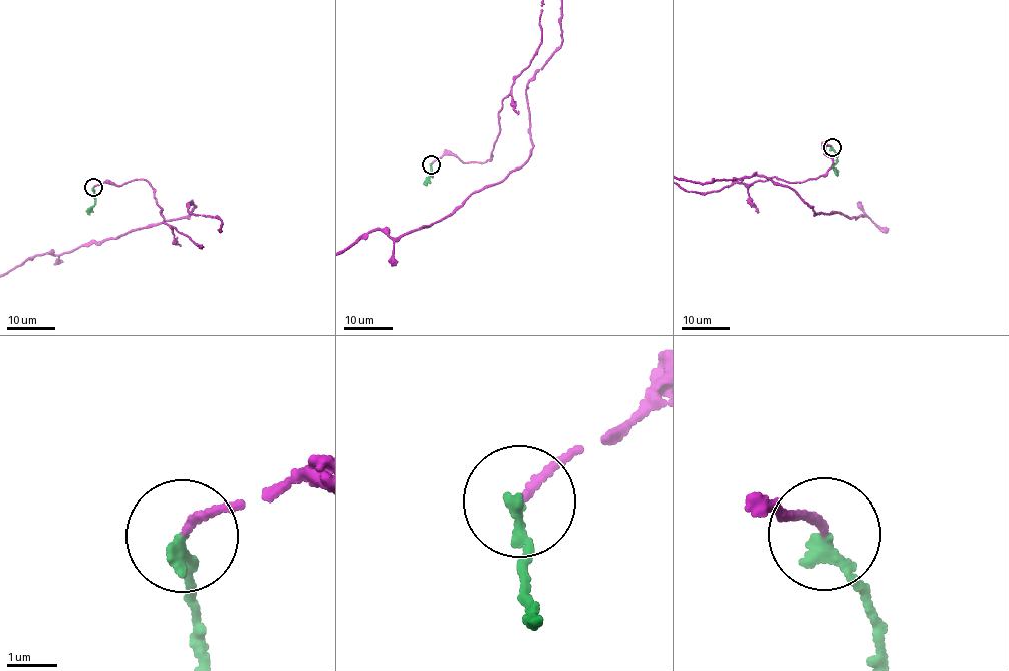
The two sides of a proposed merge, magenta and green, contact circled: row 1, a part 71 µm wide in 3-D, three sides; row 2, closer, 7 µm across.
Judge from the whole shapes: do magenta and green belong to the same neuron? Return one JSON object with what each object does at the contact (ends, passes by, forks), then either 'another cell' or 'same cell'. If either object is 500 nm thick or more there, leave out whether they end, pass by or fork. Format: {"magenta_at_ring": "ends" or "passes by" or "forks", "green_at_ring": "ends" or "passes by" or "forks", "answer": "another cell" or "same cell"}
{"magenta_at_ring": "ends", "green_at_ring": "ends", "answer": "same cell"}

